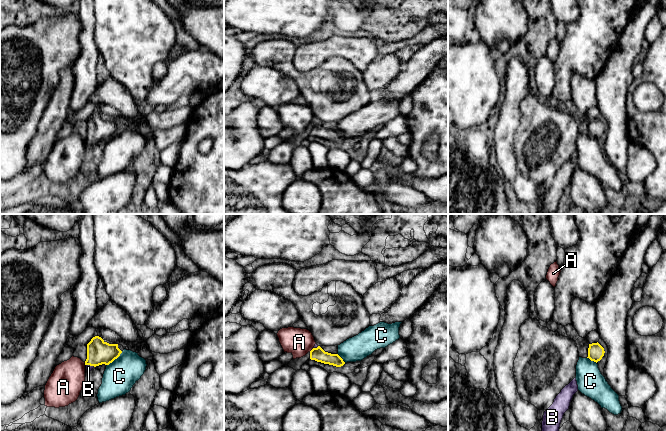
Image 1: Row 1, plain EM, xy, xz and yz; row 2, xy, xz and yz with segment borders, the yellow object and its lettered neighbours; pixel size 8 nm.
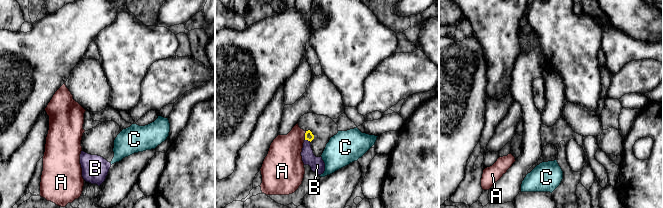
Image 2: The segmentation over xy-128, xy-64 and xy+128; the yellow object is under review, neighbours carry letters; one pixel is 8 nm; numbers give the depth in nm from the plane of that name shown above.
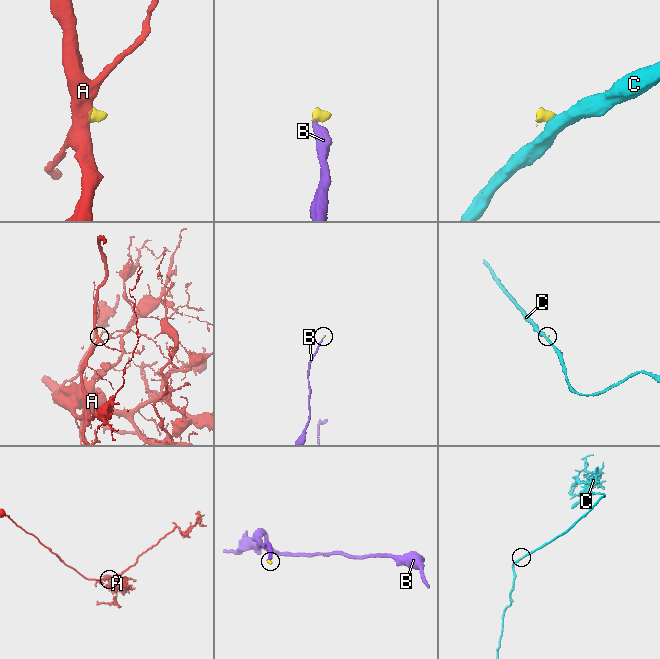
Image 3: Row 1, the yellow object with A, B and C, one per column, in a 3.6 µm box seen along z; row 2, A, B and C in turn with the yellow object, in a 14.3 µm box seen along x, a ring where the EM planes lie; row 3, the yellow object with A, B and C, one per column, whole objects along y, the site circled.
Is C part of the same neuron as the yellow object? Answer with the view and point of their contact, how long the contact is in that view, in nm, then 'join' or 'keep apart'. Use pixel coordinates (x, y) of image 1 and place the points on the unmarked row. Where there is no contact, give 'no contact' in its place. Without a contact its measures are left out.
xy (115, 134) | 170 nm | keep apart

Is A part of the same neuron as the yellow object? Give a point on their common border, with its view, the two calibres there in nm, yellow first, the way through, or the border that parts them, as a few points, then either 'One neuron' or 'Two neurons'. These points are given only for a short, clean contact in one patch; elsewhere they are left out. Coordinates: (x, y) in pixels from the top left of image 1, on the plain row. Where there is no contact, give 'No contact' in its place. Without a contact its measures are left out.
Touches yellow at xz (312, 125). Thickness 110 nm (yellow) against 220 nm. Boundary: xz (313, 124), (309, 127). Two neurons

